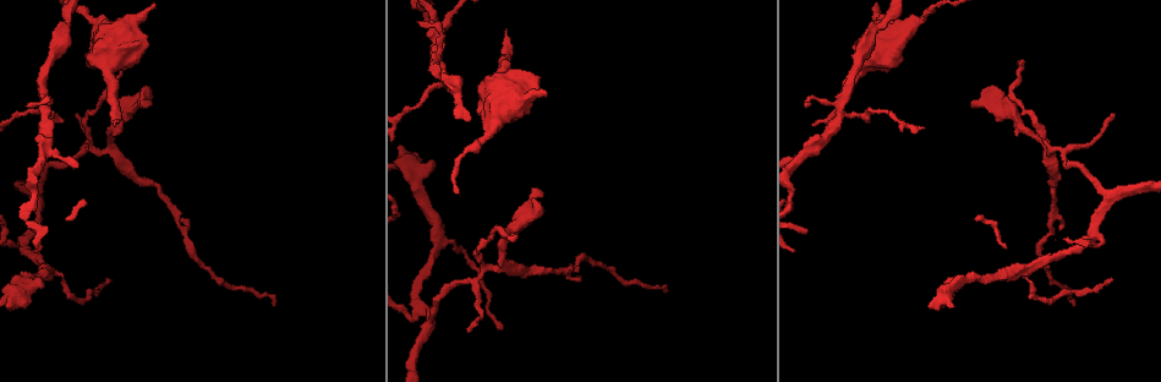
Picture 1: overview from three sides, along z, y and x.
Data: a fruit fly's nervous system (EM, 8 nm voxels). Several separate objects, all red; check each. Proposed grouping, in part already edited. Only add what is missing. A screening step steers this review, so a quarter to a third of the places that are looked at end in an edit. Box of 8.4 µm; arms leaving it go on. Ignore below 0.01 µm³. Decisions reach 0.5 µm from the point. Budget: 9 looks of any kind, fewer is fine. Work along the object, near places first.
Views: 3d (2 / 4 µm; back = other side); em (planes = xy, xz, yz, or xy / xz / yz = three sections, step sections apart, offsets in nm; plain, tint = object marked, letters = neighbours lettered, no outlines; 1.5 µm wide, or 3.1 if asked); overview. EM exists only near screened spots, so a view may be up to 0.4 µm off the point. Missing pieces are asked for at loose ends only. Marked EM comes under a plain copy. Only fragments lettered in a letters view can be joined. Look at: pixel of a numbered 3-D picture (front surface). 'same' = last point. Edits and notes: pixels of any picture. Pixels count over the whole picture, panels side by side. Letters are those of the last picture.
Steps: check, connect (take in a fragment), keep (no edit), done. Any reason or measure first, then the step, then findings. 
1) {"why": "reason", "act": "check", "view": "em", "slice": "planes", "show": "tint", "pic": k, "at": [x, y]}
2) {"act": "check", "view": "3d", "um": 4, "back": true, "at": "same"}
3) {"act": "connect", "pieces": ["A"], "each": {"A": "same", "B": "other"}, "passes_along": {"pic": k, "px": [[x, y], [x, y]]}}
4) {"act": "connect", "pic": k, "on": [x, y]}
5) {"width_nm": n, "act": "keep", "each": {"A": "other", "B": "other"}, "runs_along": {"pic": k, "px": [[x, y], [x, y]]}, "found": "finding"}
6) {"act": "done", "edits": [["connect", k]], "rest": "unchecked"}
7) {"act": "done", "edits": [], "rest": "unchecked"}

{"why": "an open end", "act": "check", "view": "em", "slice": "xz", "step": 8, "show": "letters", "pic": 1, "at": [146, 89]}

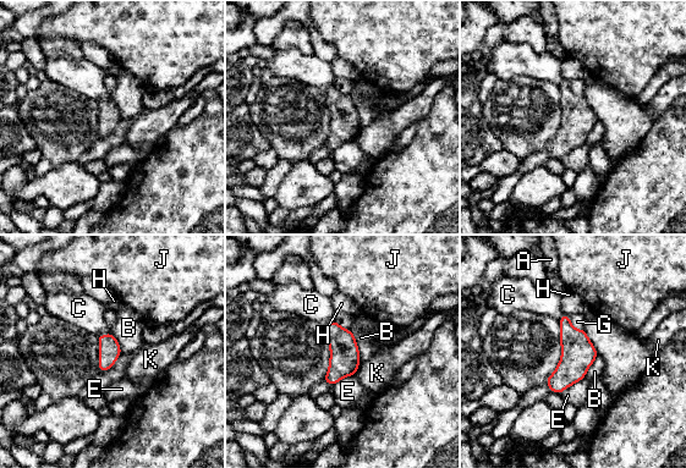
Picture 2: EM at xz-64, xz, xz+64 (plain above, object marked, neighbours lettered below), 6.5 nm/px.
{"width_nm": 140, "act": "keep", "each": {"A": "other", "B": "other", "C": "other", "E": "other", "G": "other", "H": "other", "J": "other", "K": "other"}, "border": {"pic": 2, "px": [[111, 331], [97, 336]]}, "found": "no lettered fragment goes on from it"}

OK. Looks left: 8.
{"why": "free end", "act": "check", "view": "3d", "um": 4, "pic": 1, "at": [815, 124]}

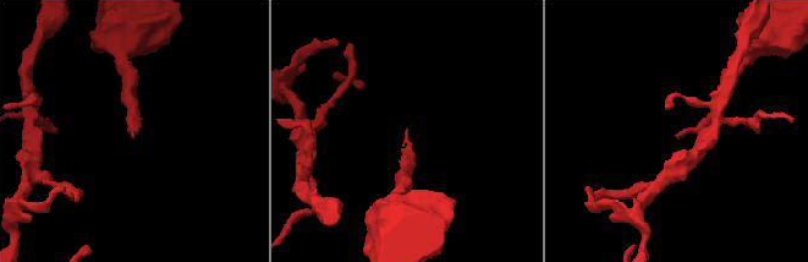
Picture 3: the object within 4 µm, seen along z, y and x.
{"why": "need the tissue", "act": "check", "view": "em", "slice": "planes", "show": "letters", "pic": 3, "at": [678, 135]}

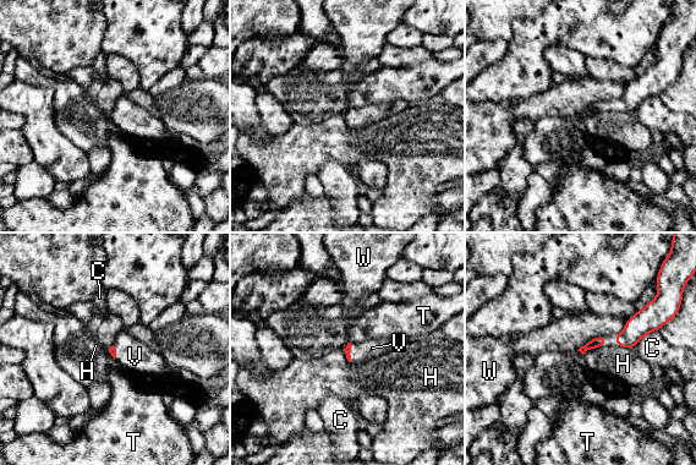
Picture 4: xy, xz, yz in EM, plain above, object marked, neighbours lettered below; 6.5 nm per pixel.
{"act": "connect", "pieces": ["V"], "each": {"C": "other", "H": "other", "T": "other", "V": "same", "W": "other"}, "passes_along": {"pic": 4, "px": [[348, 349], [350, 351], [372, 348]]}, "found": "the neuron continues"}

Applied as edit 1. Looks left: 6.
{"act": "done", "edits": [["connect", 4]], "rest": "unchecked"}

